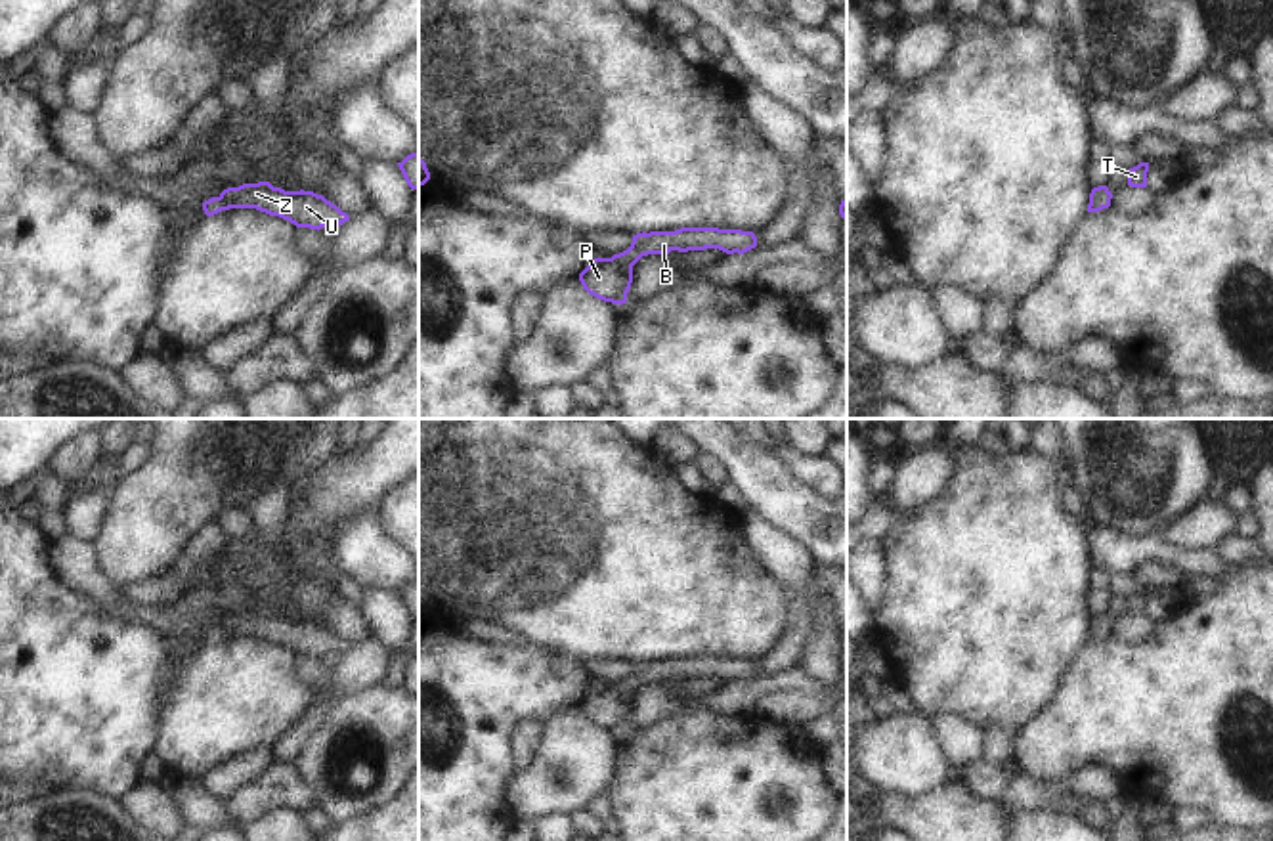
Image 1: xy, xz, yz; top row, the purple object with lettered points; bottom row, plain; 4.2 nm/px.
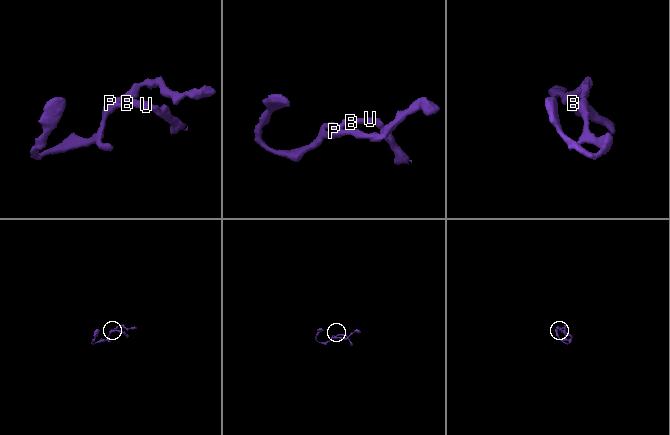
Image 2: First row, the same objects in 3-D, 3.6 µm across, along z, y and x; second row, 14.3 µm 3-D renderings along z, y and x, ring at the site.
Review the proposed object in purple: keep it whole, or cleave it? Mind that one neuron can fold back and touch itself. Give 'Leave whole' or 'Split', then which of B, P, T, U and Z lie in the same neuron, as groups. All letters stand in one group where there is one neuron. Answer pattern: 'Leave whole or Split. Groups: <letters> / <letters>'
Leave whole. Groups: B P T U Z

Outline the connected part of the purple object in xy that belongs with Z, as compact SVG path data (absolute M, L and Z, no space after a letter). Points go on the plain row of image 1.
M270 610L243 612L227 615L218 625L203 631L206 644L214 644L229 636L256 636L270 644L289 648L296 656L321 658L329 652L342 654L350 648L336 633L313 619L285 619Z

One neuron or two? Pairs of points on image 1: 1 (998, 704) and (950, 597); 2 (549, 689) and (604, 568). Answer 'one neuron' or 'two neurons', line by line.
1: one neuron
2: two neurons

